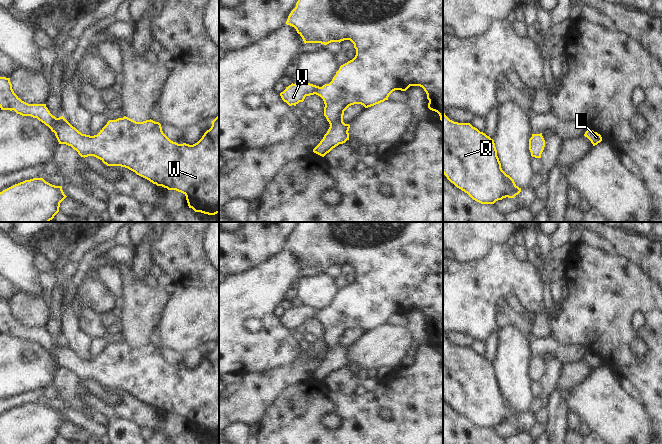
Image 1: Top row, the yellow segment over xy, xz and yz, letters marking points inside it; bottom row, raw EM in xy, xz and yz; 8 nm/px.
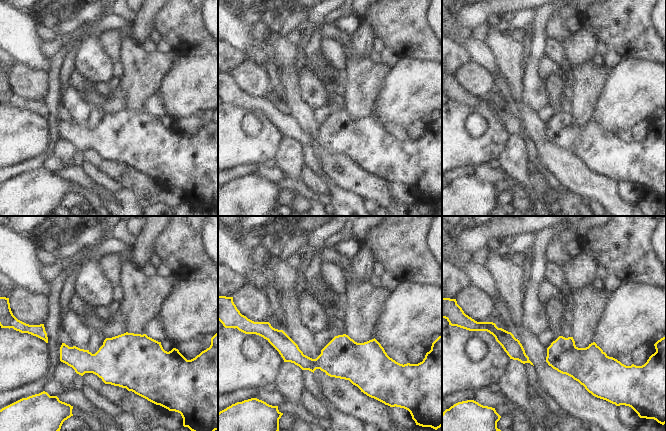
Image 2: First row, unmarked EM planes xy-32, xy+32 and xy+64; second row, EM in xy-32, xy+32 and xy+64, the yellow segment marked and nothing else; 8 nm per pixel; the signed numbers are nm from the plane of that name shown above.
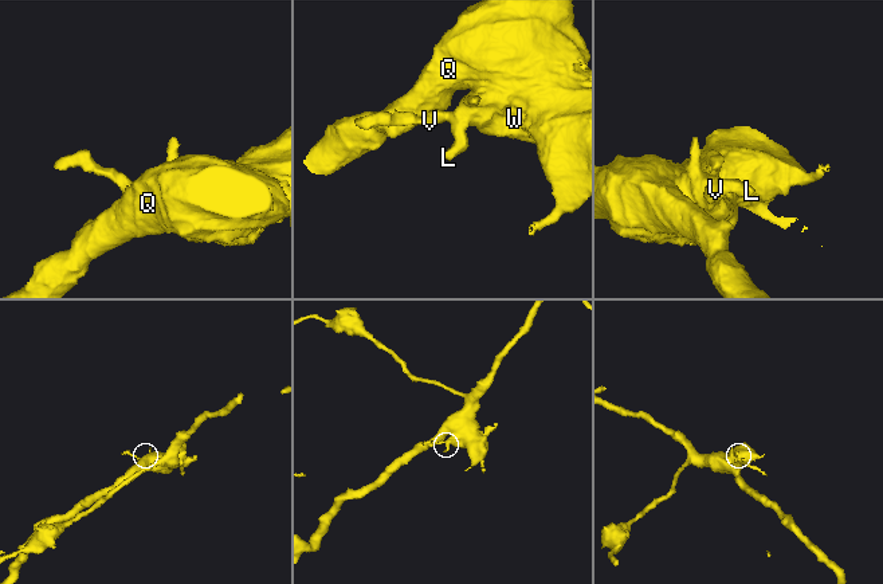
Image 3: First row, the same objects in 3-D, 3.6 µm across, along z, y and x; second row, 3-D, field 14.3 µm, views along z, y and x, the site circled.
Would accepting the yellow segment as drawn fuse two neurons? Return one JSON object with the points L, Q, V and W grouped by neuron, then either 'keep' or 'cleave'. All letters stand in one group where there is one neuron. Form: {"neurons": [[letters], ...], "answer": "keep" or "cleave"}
{"neurons": [["L", "Q", "V", "W"]], "answer": "keep"}

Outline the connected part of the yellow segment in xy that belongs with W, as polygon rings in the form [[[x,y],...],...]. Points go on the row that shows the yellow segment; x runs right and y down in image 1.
[[[0,77],[0,108],[1,110],[14,110],[22,116],[31,116],[48,126],[59,144],[71,146],[81,157],[94,156],[100,159],[107,166],[121,166],[128,168],[137,175],[149,180],[157,186],[168,190],[176,190],[186,196],[189,208],[195,212],[208,215],[219,213],[219,115],[212,121],[212,126],[202,138],[195,144],[178,144],[171,141],[162,131],[161,124],[153,120],[136,122],[126,116],[116,120],[109,120],[97,135],[90,136],[82,134],[73,127],[63,116],[53,116],[46,104],[28,104],[22,101],[13,91],[10,78]]]

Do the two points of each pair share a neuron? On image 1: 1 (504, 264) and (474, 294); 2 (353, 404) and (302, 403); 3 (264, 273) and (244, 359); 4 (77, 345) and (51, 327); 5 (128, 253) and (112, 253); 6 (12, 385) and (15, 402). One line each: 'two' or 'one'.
1: one
2: one
3: one
4: two
5: one
6: two

